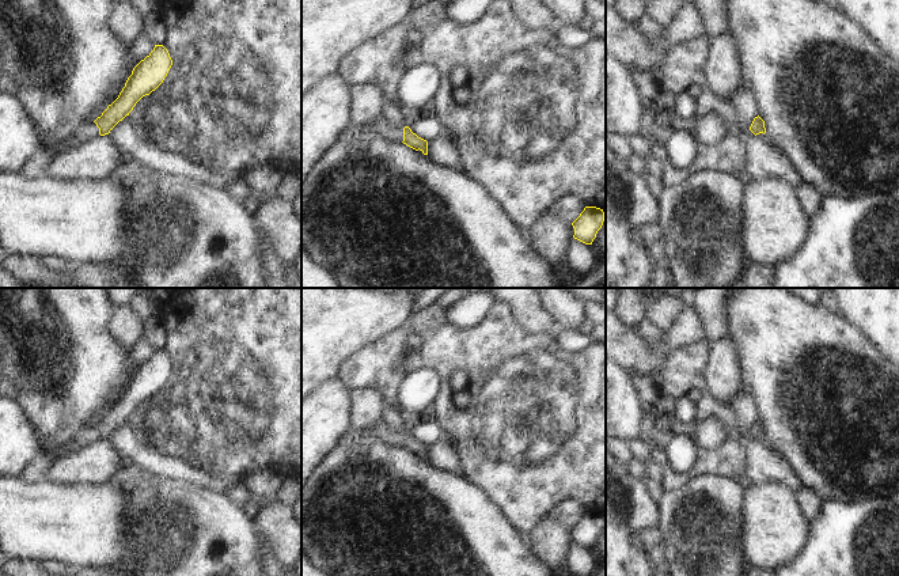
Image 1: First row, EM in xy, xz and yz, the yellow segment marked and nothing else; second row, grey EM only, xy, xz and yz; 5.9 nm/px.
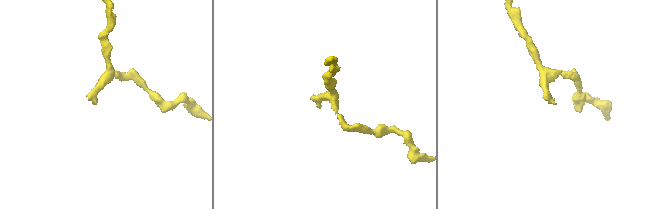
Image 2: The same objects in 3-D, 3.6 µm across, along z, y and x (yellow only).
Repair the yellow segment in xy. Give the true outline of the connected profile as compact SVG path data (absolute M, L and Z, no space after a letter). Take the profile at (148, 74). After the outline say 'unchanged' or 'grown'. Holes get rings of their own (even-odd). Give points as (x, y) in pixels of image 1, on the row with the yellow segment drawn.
M155 45L153 50L133 68L118 98L100 117L94 122L77 125L54 149L41 145L23 163L19 174L24 178L41 178L53 156L94 137L109 134L120 121L129 115L143 96L149 95L163 83L171 65L168 50L163 45Z; grown

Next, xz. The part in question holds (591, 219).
M585 206L580 216L572 223L574 228L573 238L585 245L592 245L598 231L603 226L603 221L603 209L596 206Z; unchanged

